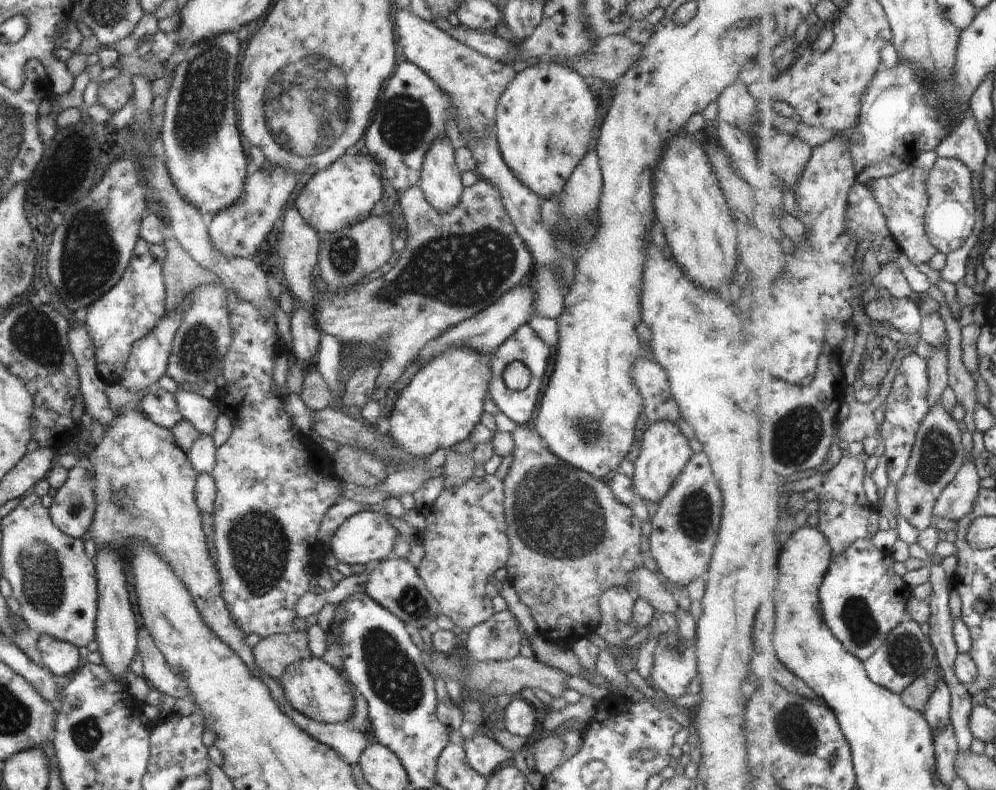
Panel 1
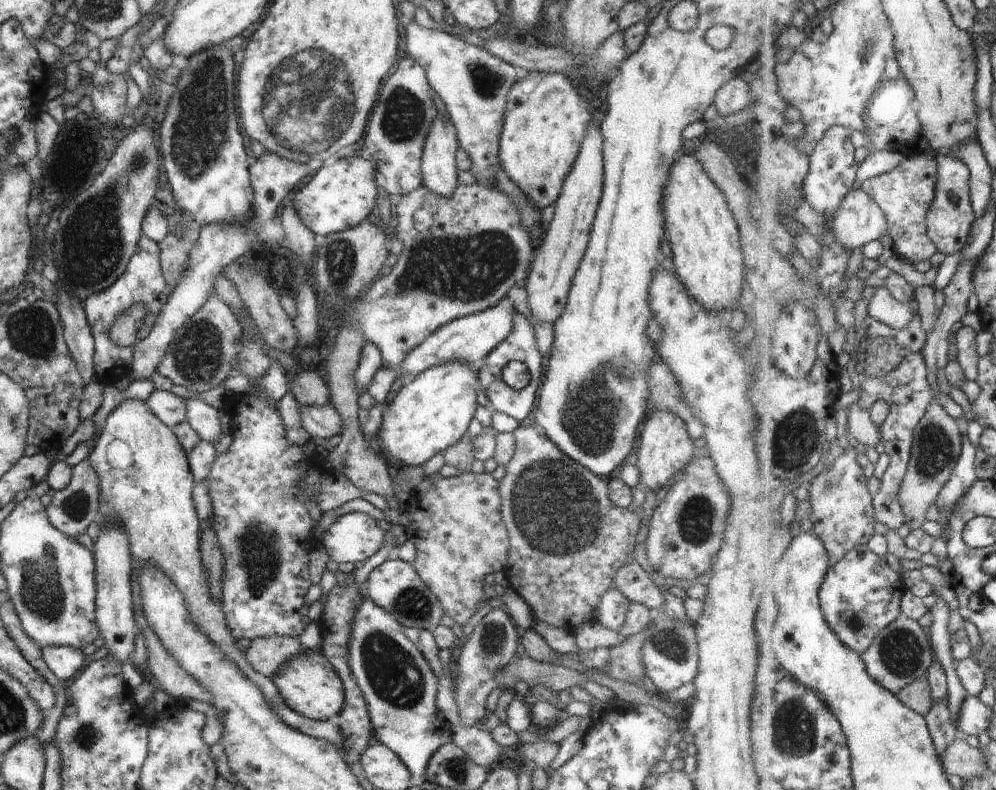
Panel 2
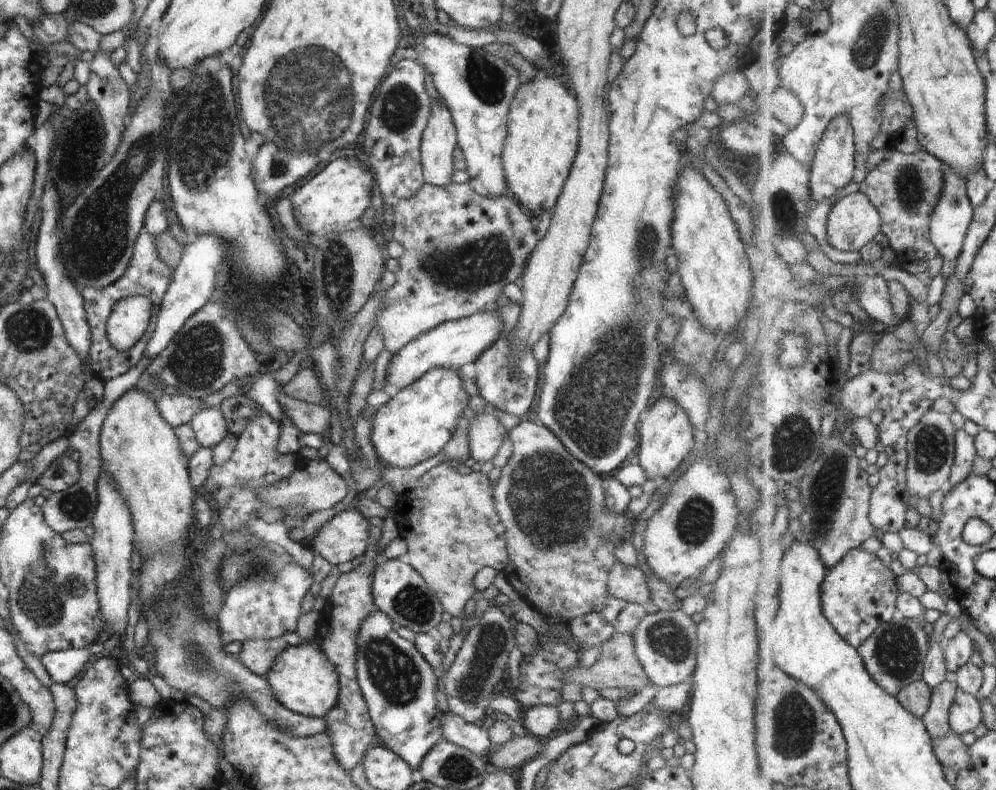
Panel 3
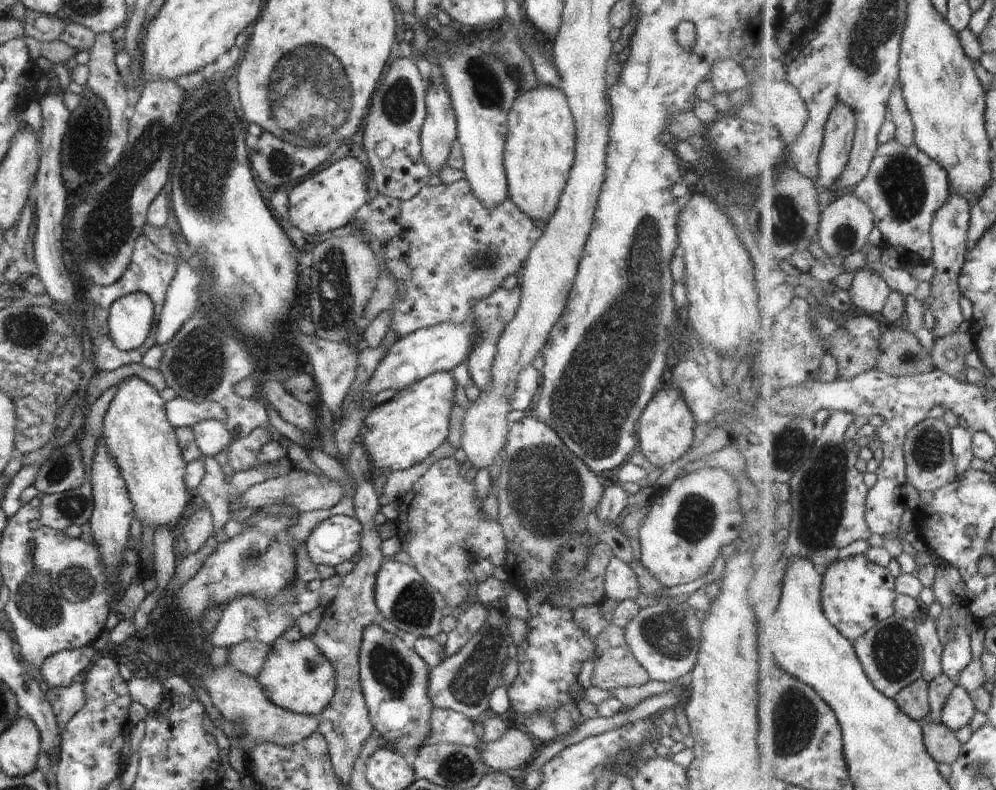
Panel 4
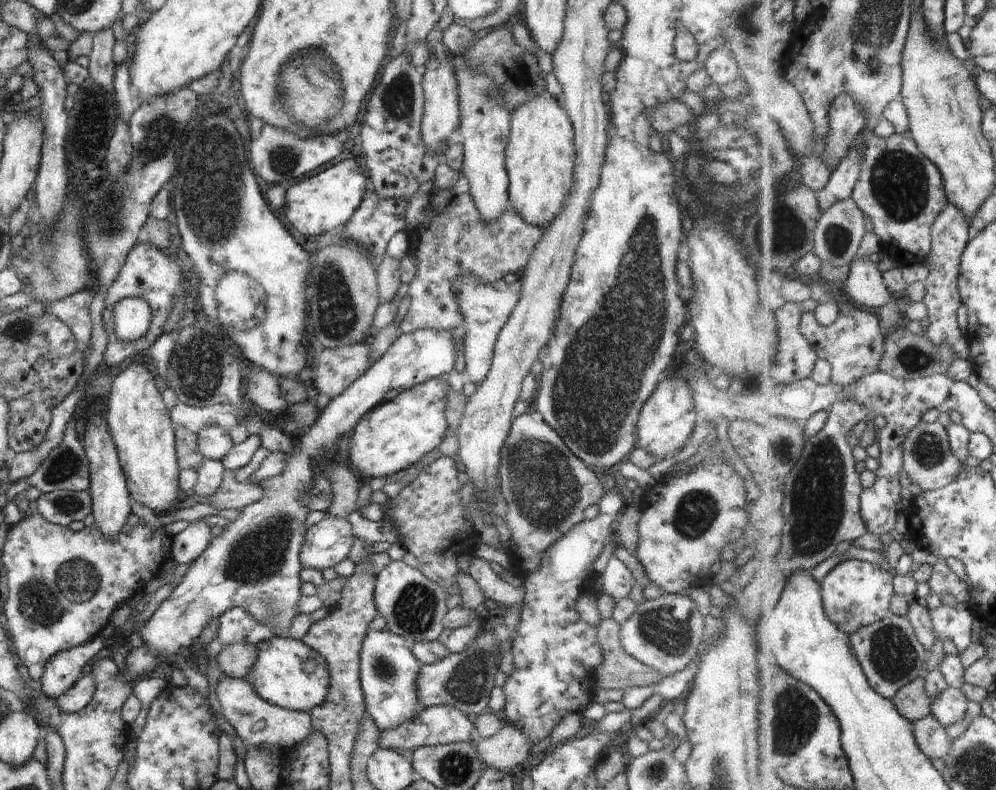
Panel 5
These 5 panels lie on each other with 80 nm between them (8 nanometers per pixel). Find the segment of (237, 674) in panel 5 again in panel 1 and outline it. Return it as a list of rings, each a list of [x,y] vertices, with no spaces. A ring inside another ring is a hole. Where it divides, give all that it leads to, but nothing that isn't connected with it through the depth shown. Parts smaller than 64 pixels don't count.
[[[298,630],[261,638],[251,649],[260,670],[277,681],[289,664],[313,656],[308,648],[306,633]]]

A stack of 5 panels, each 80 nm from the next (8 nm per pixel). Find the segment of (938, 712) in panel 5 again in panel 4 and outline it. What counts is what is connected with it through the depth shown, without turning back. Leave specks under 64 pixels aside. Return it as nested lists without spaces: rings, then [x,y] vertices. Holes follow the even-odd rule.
[[[959,684],[950,696],[943,710],[943,722],[956,731],[973,721],[977,706],[972,695]]]

